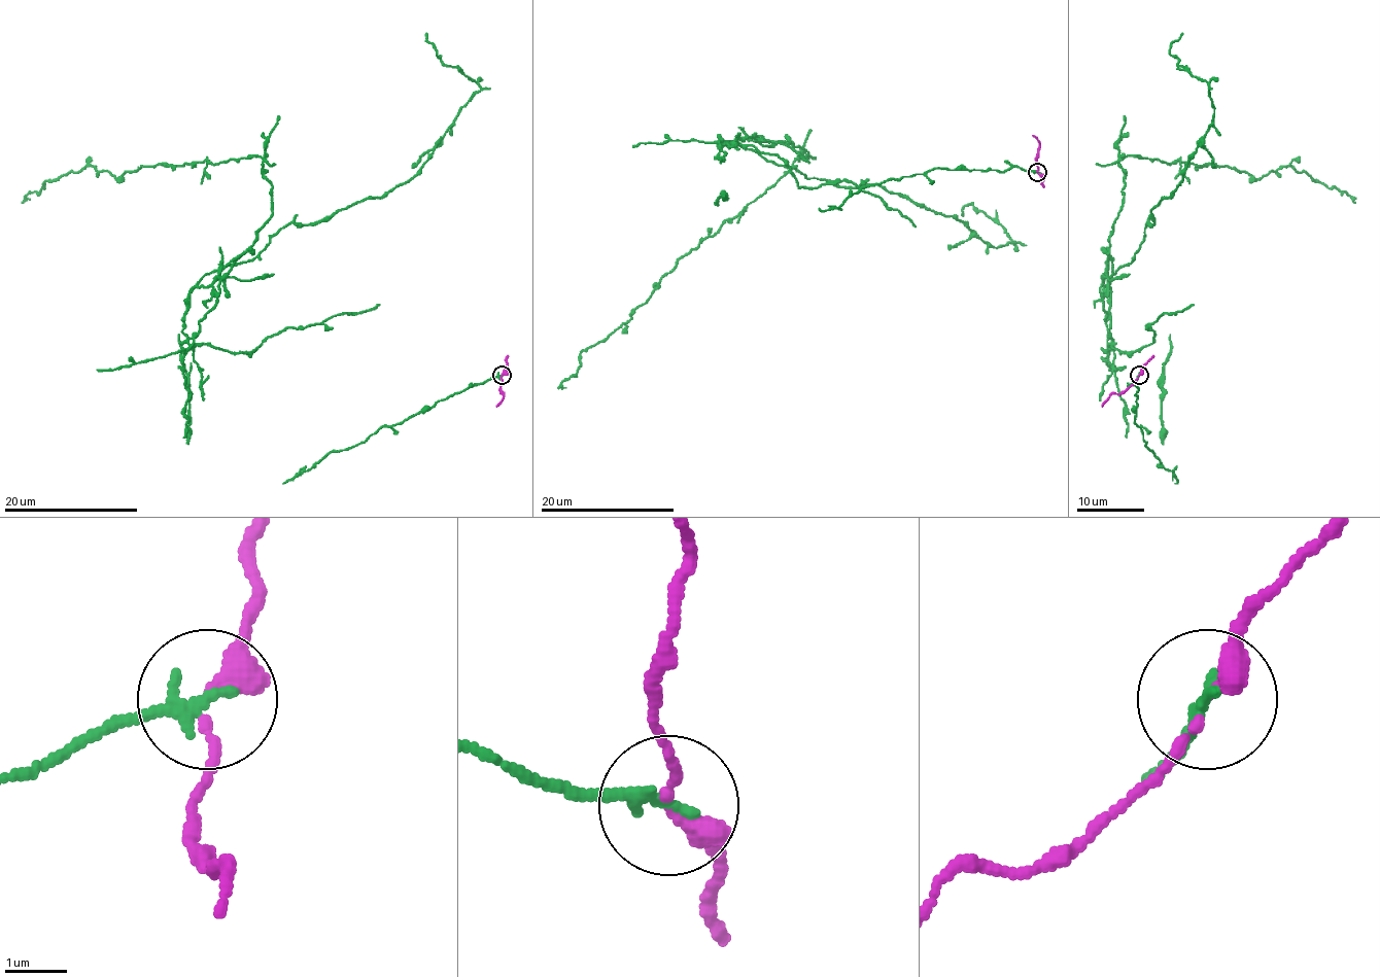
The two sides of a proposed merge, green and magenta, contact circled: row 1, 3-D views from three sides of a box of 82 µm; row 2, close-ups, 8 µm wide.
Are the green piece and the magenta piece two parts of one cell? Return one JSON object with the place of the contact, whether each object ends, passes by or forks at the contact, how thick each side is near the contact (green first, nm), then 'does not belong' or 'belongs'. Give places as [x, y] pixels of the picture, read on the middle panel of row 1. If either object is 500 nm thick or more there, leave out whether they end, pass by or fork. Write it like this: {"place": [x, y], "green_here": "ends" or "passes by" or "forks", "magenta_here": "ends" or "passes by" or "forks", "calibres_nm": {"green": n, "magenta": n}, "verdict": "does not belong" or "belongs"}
{"place": [1037, 172], "green_here": "ends", "magenta_here": "passes by", "calibres_nm": {"green": 240, "magenta": 240}, "verdict": "does not belong"}

